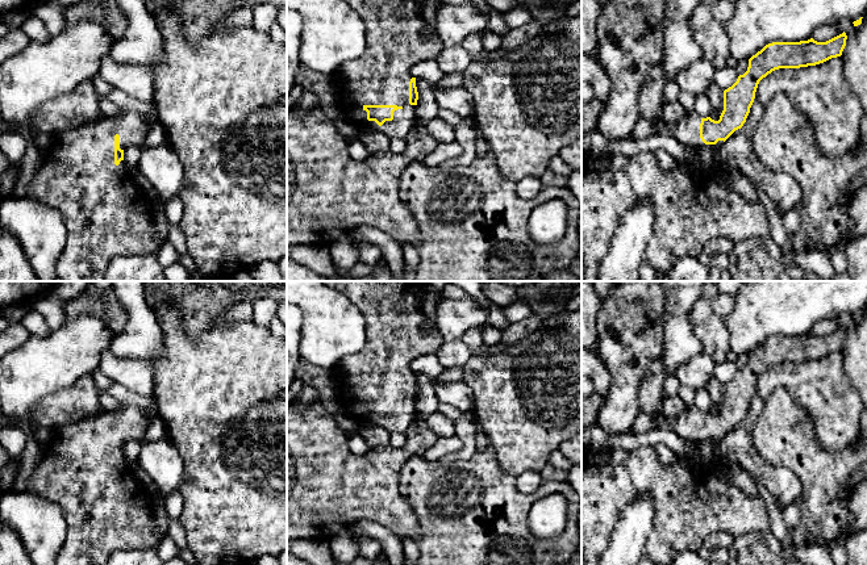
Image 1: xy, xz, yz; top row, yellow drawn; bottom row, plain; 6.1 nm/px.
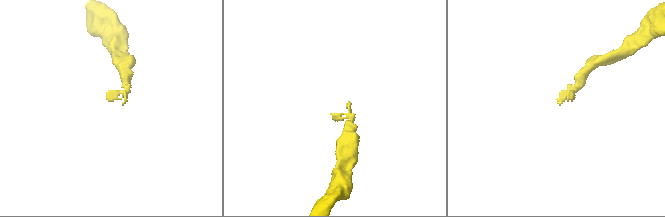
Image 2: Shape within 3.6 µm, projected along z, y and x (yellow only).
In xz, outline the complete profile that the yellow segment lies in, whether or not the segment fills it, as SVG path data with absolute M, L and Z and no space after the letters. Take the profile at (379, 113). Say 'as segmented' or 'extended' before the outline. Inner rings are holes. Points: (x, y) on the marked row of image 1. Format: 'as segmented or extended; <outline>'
extended; M343 0L362 18L366 26L366 50L362 56L341 64L330 75L338 88L342 112L362 126L389 138L405 138L418 124L416 105L418 92L412 68L442 51L443 46L434 29L424 34L422 0Z

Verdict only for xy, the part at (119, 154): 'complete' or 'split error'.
split error

